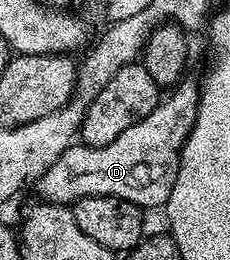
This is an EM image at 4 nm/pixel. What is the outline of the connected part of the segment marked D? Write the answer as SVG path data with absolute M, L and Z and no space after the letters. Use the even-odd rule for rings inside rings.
M184 79L168 92L171 93L168 97L166 94L160 100L159 106L153 111L149 111L149 115L145 115L145 119L134 121L132 125L125 127L125 131L121 131L121 135L117 135L117 139L113 139L113 143L105 143L105 147L100 149L82 143L70 145L57 161L40 175L37 182L39 193L43 196L40 198L52 205L68 207L74 205L82 197L92 197L93 195L125 199L147 211L150 211L154 205L166 206L169 195L173 191L173 183L177 179L179 156L183 150L183 144L186 143L189 131L197 119L199 90L200 86L196 82L194 85L190 79Z

